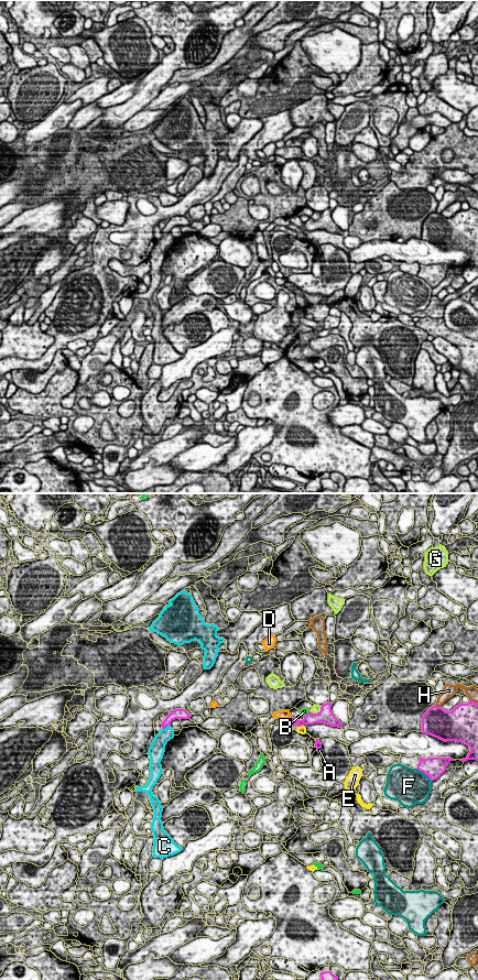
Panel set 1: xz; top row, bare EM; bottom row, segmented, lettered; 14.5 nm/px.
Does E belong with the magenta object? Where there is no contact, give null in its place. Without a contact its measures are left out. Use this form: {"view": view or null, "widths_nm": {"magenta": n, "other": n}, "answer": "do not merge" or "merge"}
{"view": "xz", "widths_nm": {"magenta": 170, "other": 120}, "answer": "do not merge"}

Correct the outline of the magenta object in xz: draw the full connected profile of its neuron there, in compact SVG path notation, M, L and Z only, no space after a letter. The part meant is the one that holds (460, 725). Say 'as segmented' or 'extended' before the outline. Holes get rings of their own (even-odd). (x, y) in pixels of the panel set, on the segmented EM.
as segmented | M471 700L467 704L460 703L450 711L445 711L442 707L437 707L436 705L432 706L423 715L422 732L438 738L445 742L463 742L470 748L470 752L466 759L460 761L478 760L478 704Z

